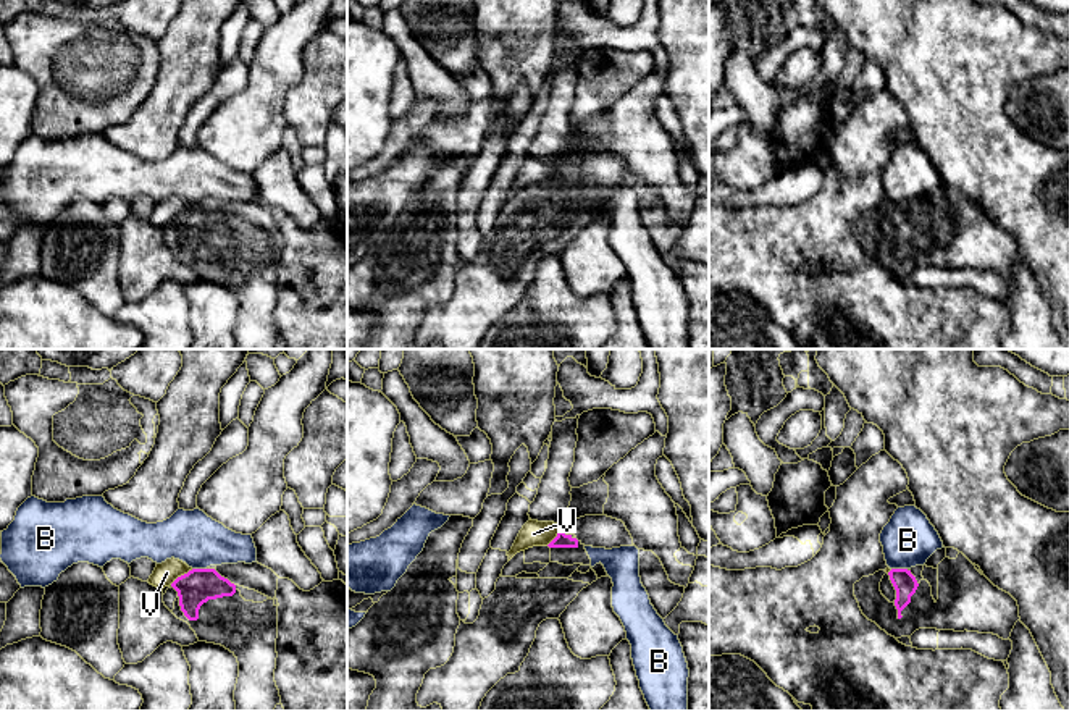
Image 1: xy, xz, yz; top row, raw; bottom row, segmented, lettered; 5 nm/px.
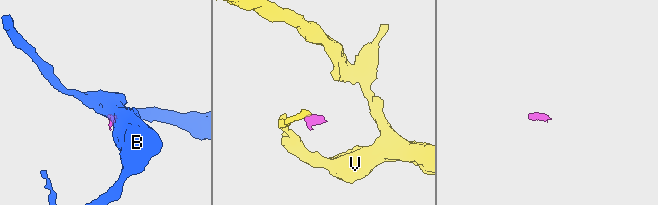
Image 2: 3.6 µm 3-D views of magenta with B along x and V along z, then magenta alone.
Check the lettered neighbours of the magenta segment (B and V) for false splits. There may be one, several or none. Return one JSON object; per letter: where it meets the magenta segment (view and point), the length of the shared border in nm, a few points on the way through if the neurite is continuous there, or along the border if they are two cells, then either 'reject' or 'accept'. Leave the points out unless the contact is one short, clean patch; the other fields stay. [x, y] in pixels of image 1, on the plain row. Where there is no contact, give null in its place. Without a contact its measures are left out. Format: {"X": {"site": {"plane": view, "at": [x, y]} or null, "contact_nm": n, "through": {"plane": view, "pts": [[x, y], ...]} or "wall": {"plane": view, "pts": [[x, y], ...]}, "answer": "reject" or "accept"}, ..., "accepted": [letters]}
{"B": {"site": {"plane": "yz", "at": [900, 207]}, "contact_nm": 80, "wall": {"plane": "yz", "pts": [[892, 206], [906, 207]]}, "answer": "reject"}, "V": {"site": {"plane": "xy", "at": [181, 214]}, "contact_nm": 140, "wall": {"plane": "xy", "pts": [[192, 207], [178, 214], [170, 222]]}, "answer": "reject"}, "accepted": []}

